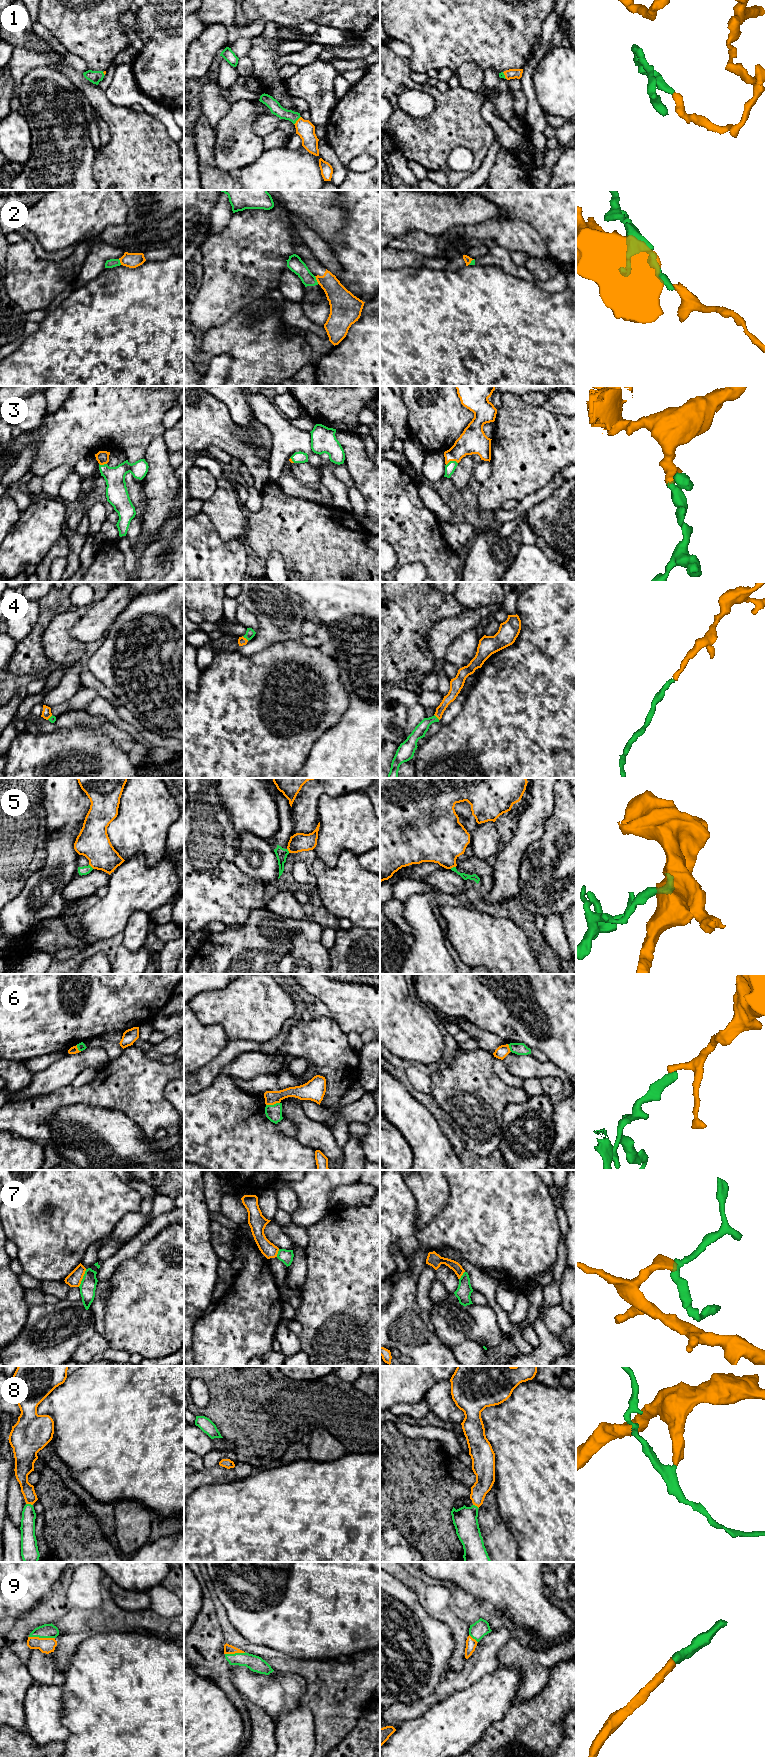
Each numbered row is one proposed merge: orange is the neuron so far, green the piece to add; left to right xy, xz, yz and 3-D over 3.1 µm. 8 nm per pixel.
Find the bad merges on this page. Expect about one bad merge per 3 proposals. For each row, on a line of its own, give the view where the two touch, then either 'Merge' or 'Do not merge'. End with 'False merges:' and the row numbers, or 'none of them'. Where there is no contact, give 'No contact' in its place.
1: Touches orange in xz. Merge
2: Touches orange in xz. Do not merge
3: Touches orange in yz. Merge
4: Touches orange in xz. Merge
5: Touches orange in yz. Do not merge
6: Touches orange in xz. Do not merge
7: Touches orange in xy. Do not merge
8: Touches orange in xy. Merge
9: Touches orange in xy. Merge
False merges: 2, 5, 6, 7

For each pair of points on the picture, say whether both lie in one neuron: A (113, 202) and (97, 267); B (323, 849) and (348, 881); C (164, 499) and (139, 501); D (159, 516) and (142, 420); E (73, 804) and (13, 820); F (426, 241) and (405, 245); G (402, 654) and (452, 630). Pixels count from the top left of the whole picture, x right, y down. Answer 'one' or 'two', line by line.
A: two
B: two
C: two
D: two
E: two
F: one
G: two

